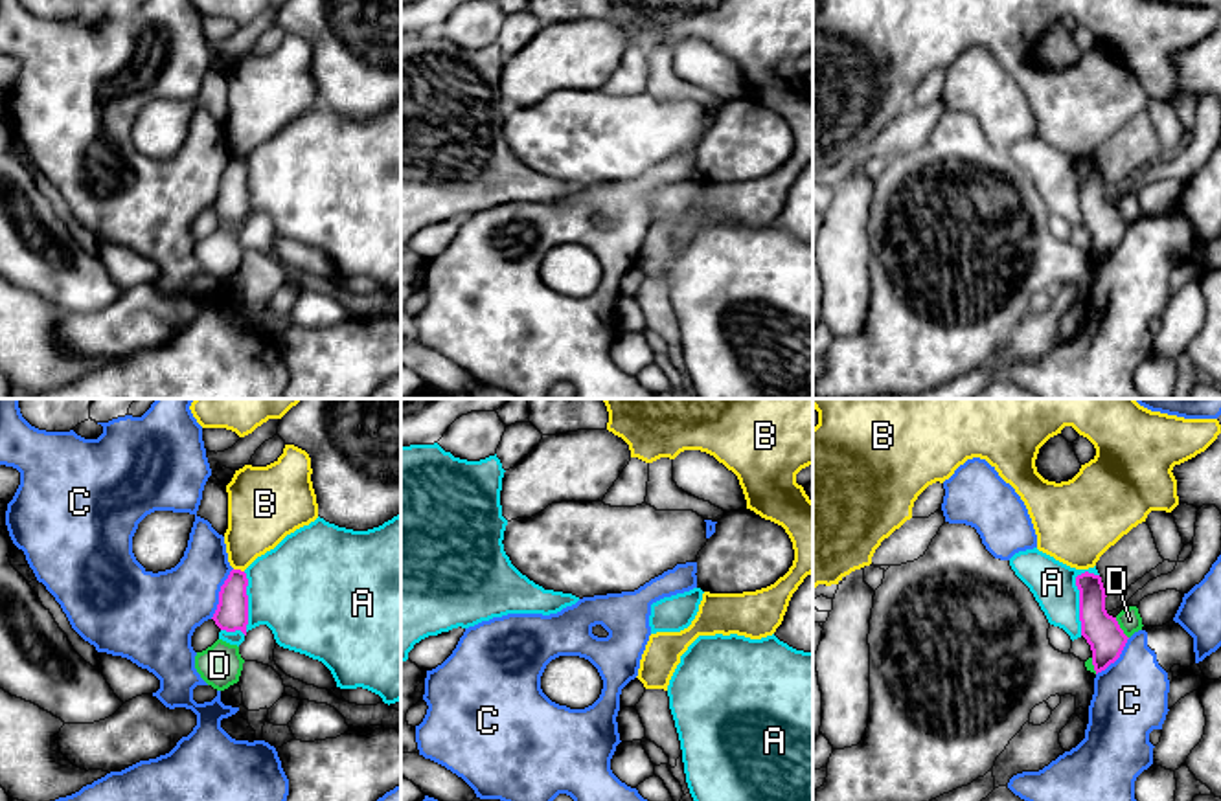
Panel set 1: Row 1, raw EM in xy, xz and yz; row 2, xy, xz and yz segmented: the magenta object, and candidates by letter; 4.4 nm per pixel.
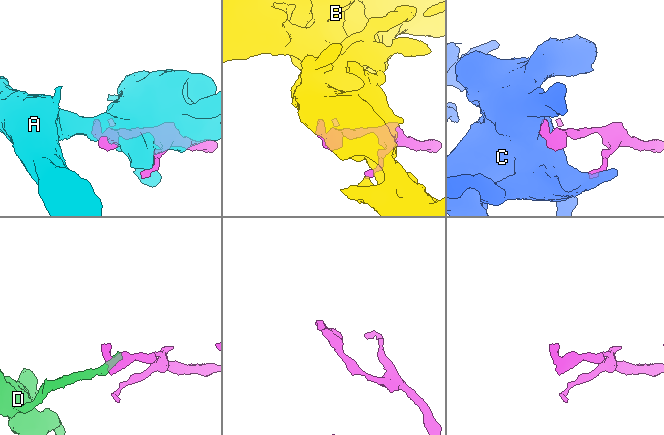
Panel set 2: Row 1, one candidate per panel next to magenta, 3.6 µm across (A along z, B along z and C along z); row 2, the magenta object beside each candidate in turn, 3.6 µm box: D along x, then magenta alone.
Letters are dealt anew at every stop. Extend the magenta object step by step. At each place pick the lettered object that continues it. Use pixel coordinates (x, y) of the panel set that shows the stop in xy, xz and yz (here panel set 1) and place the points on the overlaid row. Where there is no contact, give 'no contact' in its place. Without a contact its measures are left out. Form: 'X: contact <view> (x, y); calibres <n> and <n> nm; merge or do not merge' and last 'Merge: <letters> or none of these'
A: contact xy (247, 614); calibres 140 and 420 nm; do not merge
B: contact xy (239, 570); calibres 140 and 280 nm; do not merge
C: contact xy (219, 594); calibres 140 and 320 nm; do not merge
D: contact yz (1120, 629); calibres 160 and 100 nm; do not merge
Merge: none of these

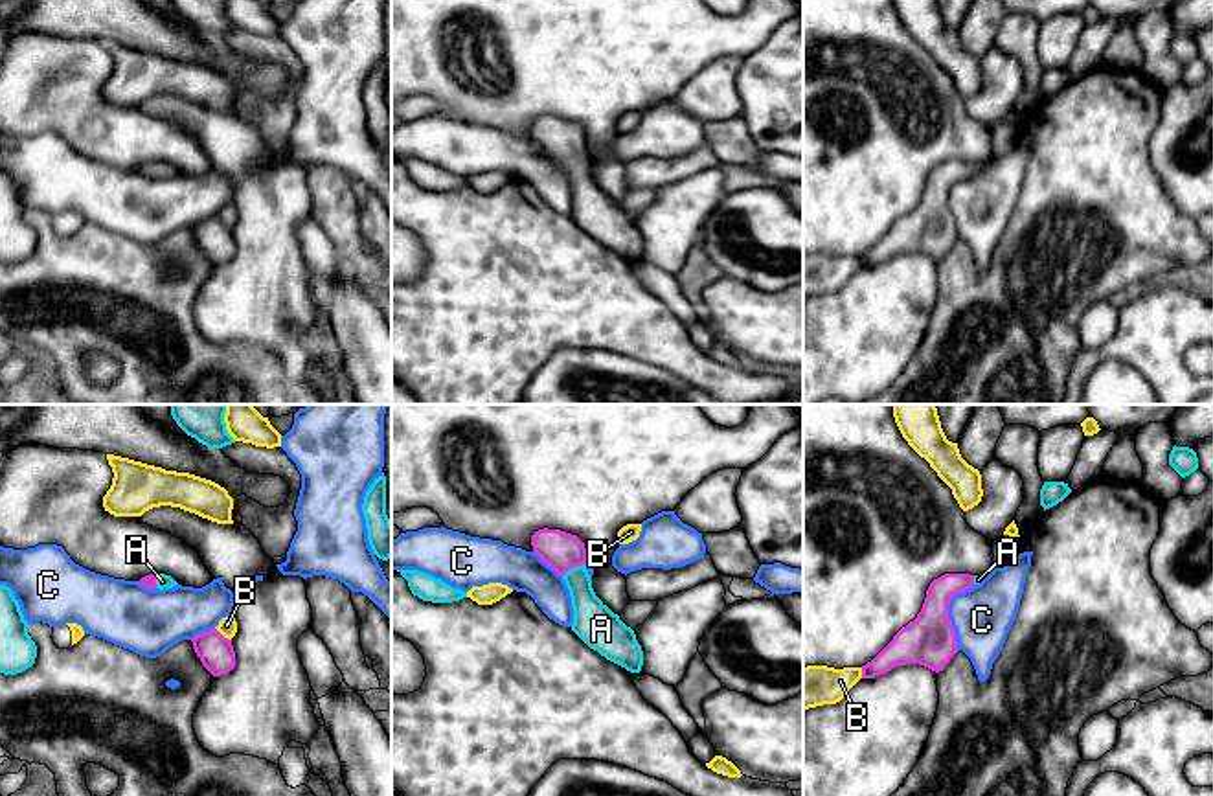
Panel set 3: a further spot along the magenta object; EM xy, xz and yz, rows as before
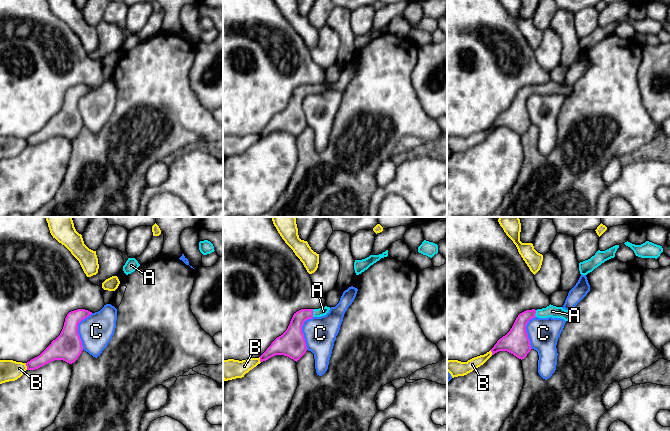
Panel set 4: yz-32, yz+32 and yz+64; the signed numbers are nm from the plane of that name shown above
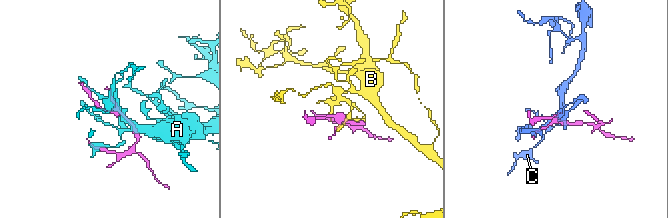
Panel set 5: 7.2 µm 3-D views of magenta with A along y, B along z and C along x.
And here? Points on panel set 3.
A: contact xz (574, 567); calibres 170 and 170 nm; merge
B: contact xy (221, 635); calibres 150 and 80 nm; do not merge
C: contact yz (947, 613); calibres 220 and 260 nm; do not merge
Merge: A

